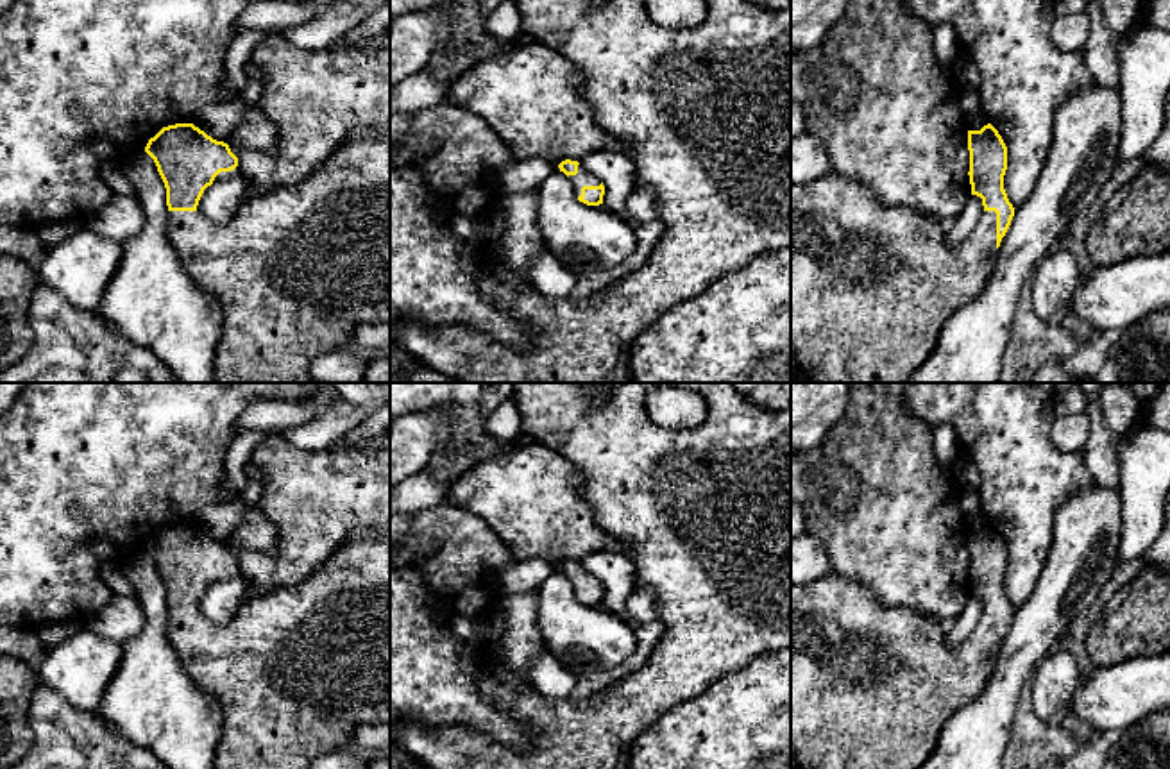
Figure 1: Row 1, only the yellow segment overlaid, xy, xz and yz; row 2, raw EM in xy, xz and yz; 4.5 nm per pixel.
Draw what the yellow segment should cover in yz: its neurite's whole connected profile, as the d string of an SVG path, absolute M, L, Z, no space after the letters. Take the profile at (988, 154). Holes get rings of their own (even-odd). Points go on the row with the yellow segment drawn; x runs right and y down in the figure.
M991 123L980 131L968 131L968 150L971 195L982 199L984 213L970 236L955 247L946 245L946 225L943 222L911 207L886 207L868 186L835 172L807 184L791 182L791 349L798 361L800 383L905 383L932 354L943 324L982 292L996 263L1000 241L1014 216L1014 207L1004 190L1007 147L998 131Z

